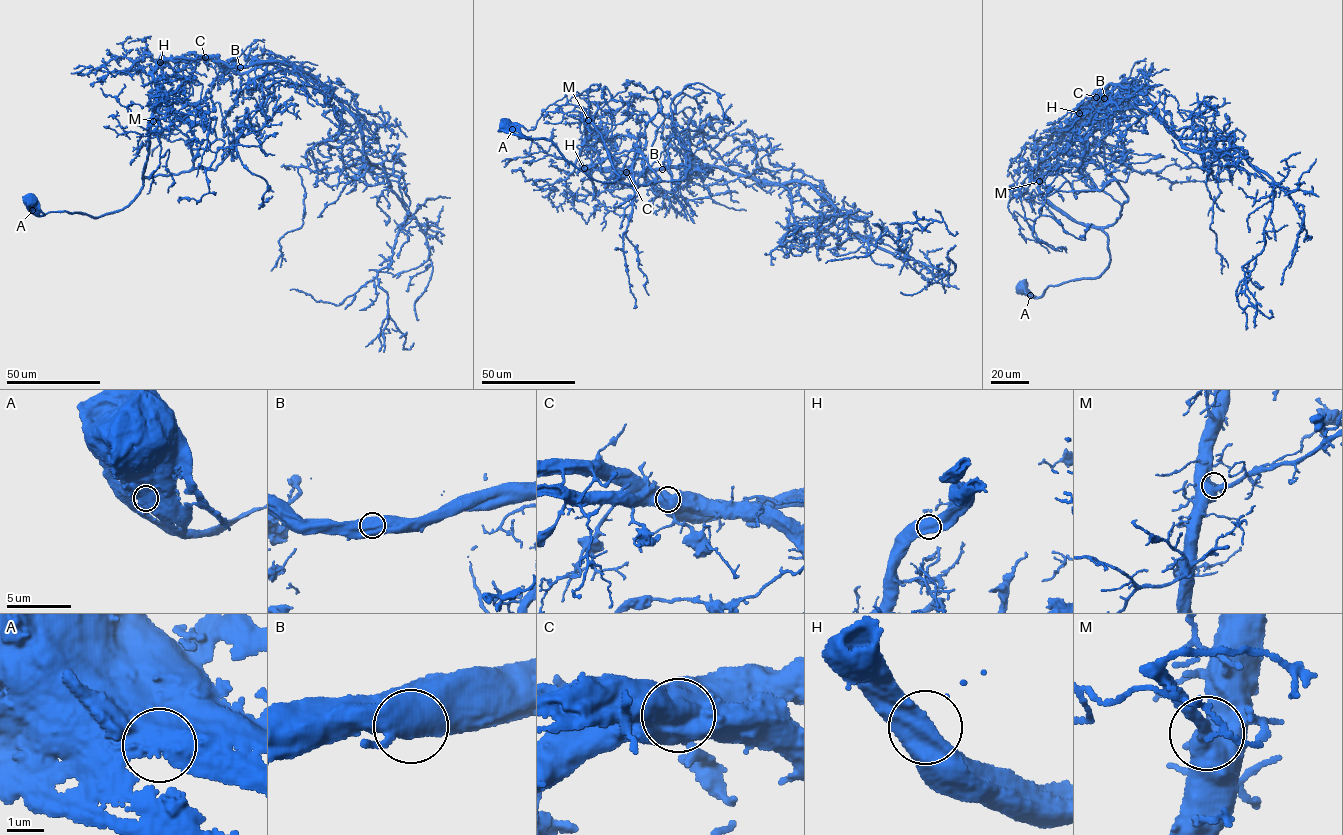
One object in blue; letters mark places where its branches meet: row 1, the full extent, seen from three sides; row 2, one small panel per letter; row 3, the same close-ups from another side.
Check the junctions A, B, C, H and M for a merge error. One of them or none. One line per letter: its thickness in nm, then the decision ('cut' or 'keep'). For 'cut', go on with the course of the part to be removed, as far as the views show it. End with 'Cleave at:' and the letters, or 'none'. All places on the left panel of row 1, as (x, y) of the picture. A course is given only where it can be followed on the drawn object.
A: 900 nm thick; keep
B: 850 nm thick; keep
C: 1150 nm thick; cut; foreign part runs (205, 57), (300, 66), (353, 117), (366, 158), (408, 213), (376, 277), (404, 348), (413, 342)
H: 700 nm thick; keep
M: 650 nm thick; keep
Cleave at: C

